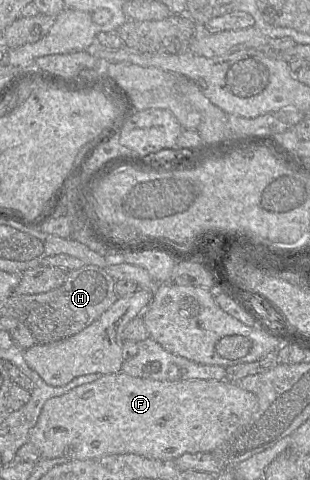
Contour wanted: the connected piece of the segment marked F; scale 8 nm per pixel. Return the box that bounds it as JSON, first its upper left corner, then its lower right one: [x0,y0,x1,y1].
[28,371,257,460]

